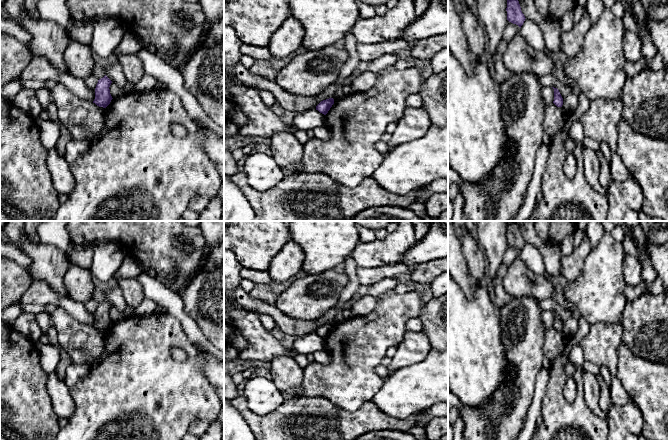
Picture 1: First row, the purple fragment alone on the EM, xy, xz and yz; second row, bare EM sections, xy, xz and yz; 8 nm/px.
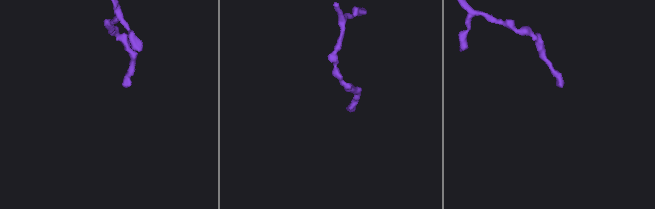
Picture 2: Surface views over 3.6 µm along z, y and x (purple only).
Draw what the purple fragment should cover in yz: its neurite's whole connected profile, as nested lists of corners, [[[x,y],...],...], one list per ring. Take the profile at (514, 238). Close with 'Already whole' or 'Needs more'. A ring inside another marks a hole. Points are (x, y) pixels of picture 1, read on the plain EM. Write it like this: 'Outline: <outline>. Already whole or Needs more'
Outline: [[[515,222],[507,223],[507,244],[520,252],[525,245],[525,240],[521,235],[519,225]]]. Already whole

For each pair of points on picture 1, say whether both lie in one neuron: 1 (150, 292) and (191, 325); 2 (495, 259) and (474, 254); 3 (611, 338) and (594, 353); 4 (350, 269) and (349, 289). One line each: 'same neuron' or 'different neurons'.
1: same neuron
2: different neurons
3: same neuron
4: same neuron

